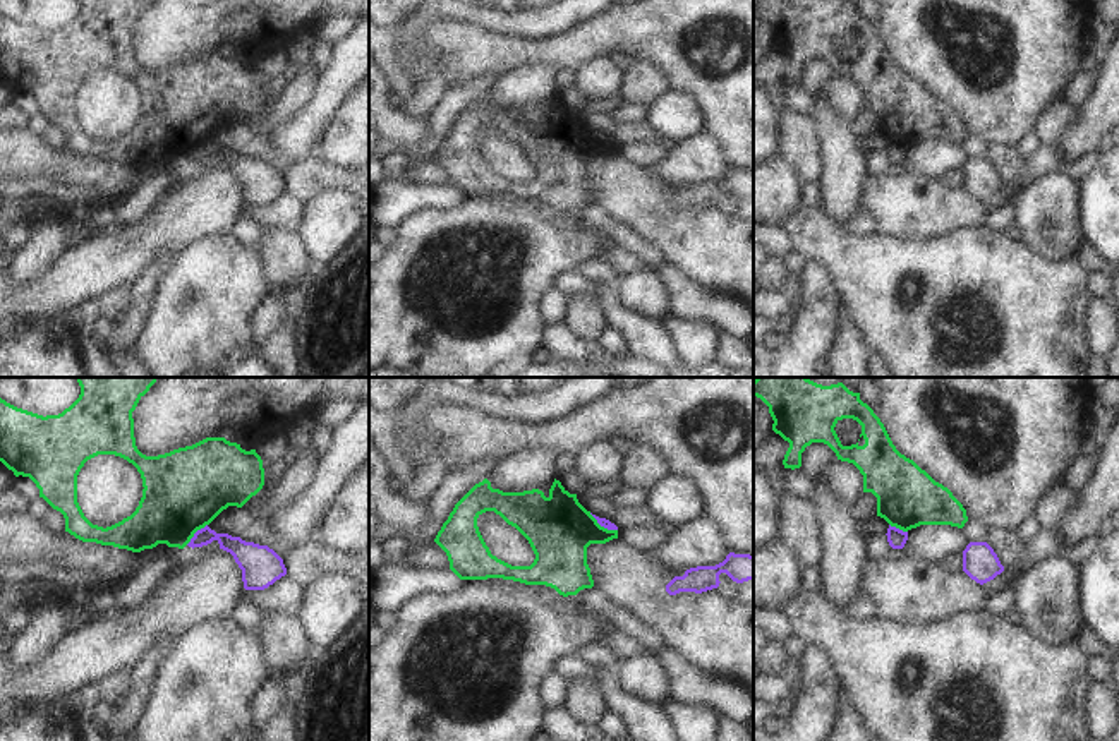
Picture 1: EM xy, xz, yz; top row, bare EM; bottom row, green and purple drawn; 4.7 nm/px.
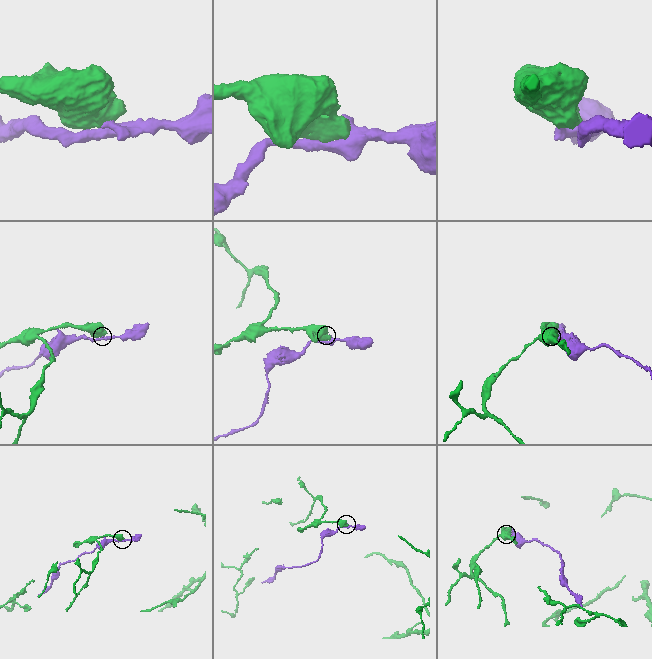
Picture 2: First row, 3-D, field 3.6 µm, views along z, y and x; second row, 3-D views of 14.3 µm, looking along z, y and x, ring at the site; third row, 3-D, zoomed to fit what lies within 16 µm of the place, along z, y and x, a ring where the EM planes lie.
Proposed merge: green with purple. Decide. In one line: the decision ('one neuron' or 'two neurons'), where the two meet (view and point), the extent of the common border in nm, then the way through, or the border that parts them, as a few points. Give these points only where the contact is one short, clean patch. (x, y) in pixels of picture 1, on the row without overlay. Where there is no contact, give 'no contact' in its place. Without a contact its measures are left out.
two neurons | xy (194, 148) | 140 nm | along xy (206, 139), (186, 160)

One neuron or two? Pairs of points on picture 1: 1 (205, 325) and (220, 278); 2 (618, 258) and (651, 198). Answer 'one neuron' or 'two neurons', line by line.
1: one neuron
2: two neurons

